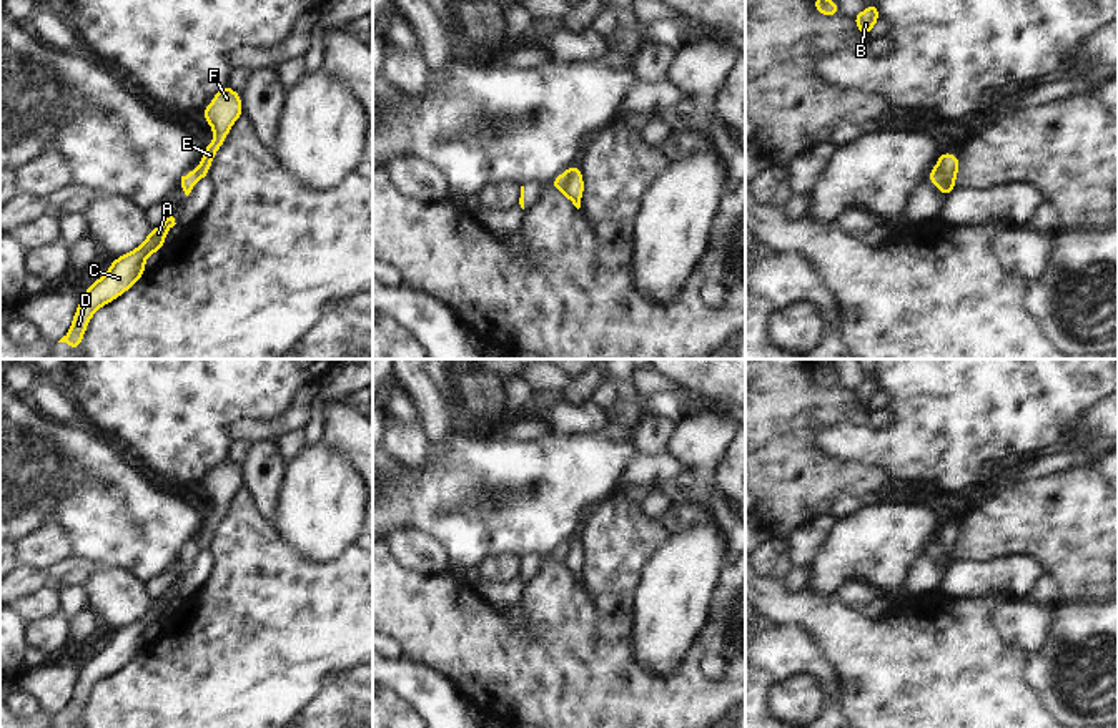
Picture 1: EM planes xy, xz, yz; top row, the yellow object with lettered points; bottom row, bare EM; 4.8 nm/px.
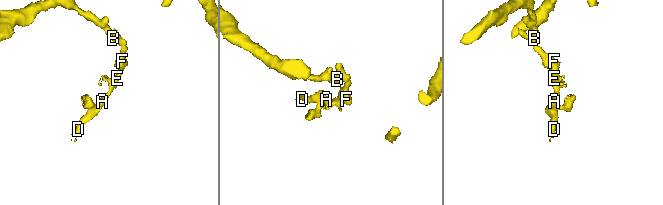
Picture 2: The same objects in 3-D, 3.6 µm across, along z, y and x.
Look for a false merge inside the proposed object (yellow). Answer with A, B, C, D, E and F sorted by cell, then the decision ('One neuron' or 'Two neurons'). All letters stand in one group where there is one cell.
Groups: A C D / B E F. Two neurons

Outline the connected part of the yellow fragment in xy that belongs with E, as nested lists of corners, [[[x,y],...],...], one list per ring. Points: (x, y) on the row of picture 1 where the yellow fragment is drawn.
[[[231,86],[218,88],[215,100],[201,111],[201,115],[211,126],[215,138],[210,145],[205,146],[201,161],[195,170],[198,180],[208,178],[211,161],[225,143],[228,131],[235,121],[245,115],[241,108],[241,95],[236,93]]]

